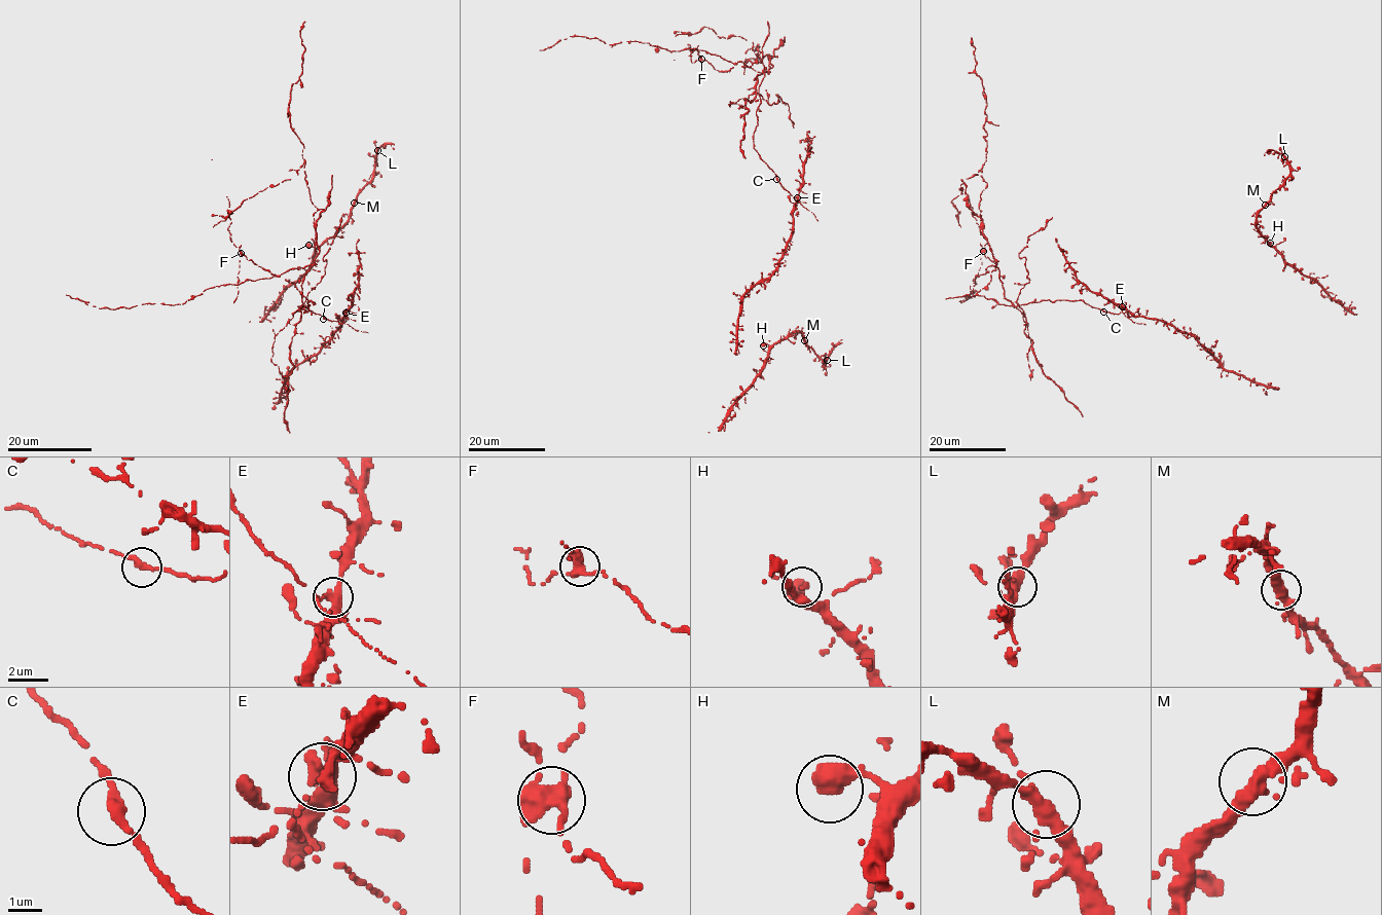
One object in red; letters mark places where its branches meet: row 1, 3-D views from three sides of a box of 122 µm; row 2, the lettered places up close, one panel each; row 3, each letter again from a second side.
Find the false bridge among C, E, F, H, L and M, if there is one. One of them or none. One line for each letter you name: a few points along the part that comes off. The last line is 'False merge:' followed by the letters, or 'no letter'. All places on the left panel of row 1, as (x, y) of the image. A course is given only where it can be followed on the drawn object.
F: course (242, 253), (240, 283), (304, 268), (317, 255), (317, 208), (288, 107), (291, 85), (302, 73), (305, 22)
False merge: F

